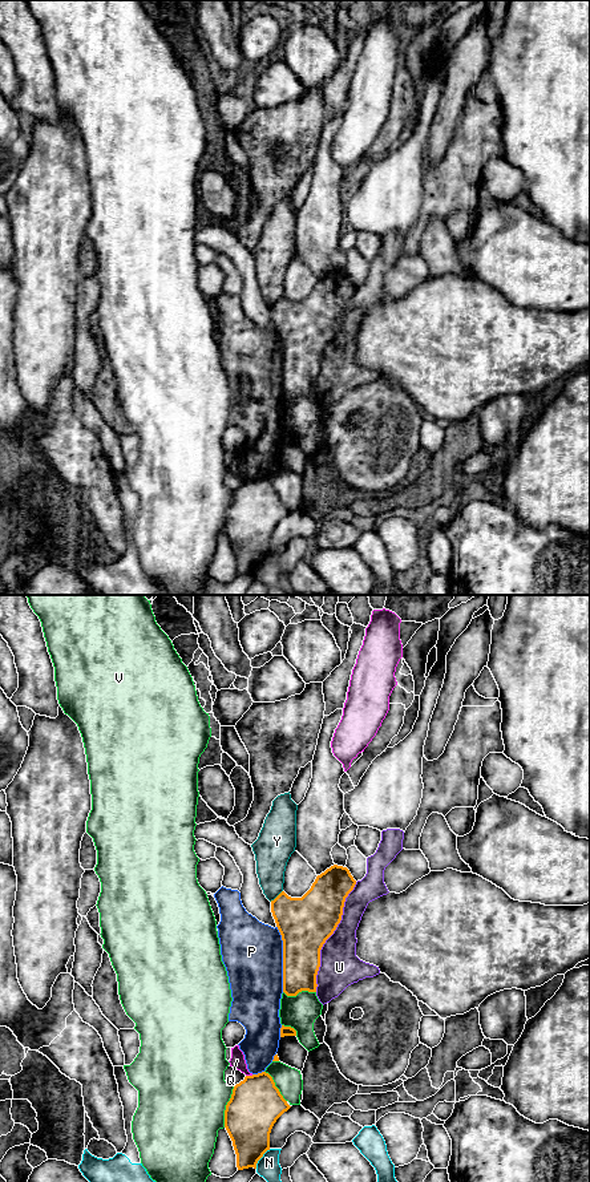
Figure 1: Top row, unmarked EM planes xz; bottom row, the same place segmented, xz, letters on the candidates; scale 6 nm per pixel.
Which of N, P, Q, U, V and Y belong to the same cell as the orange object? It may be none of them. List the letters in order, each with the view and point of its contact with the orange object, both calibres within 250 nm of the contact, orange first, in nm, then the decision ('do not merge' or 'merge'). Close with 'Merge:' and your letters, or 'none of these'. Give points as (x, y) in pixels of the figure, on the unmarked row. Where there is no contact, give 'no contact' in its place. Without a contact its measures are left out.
N: contact xz (261, 562); calibres 300 and 140 nm; do not merge
P: contact xz (283, 364); calibres 320 and 380 nm; do not merge
Q: contact xz (249, 481); calibres 320 and 90 nm; do not merge
U: contact xz (330, 340); calibres 320 and 240 nm; do not merge
V: contact xz (226, 511); calibres 320 and 500 nm; do not merge
Y: contact xz (277, 302); calibres 320 and 200 nm; do not merge
Merge: none of these

